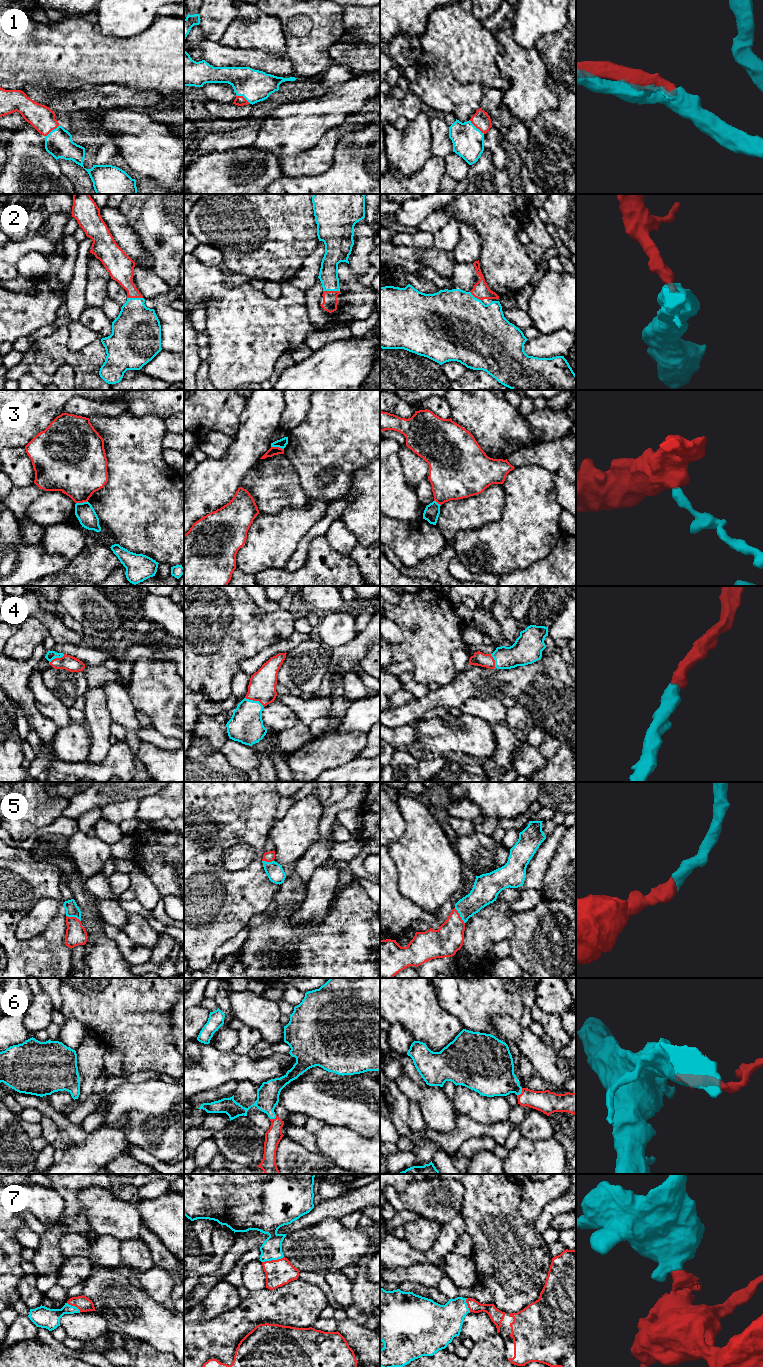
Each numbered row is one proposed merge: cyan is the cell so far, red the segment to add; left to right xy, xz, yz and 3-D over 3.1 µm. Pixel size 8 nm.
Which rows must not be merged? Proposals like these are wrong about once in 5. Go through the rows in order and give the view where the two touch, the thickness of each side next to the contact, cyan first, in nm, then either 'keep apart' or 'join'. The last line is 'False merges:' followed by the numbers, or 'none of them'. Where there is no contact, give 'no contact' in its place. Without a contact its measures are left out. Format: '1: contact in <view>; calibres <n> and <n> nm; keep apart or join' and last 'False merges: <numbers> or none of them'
1: contact in yz; calibres 260 and 150 nm; join
2: contact in xz; calibres 160 and 120 nm; join
3: contact in xz; calibres 70 and 70 nm; keep apart
4: contact in xz; calibres 280 and 220 nm; join
5: contact in yz; calibres 190 and 240 nm; join
6: contact in yz; calibres 300 and 180 nm; join
7: contact in xz; calibres 170 and 220 nm; join
False merges: 3

